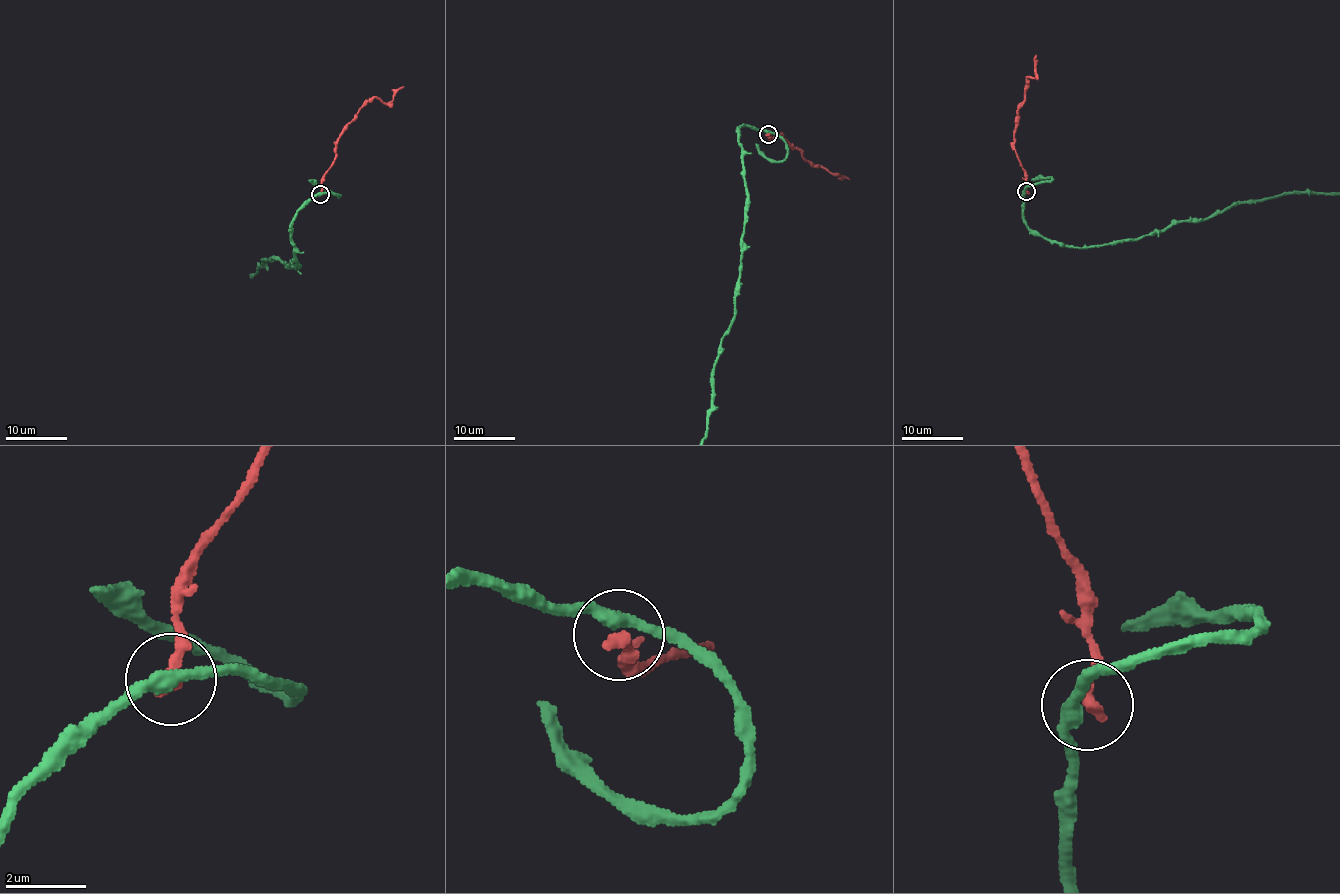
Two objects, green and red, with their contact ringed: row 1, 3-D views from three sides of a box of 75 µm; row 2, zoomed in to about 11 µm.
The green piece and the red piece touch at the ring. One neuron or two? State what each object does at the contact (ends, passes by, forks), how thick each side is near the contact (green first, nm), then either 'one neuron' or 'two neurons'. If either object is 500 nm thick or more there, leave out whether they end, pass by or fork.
green passes by; red ends there; 320 nm thick on the green side, 320 nm on the other; two neurons

